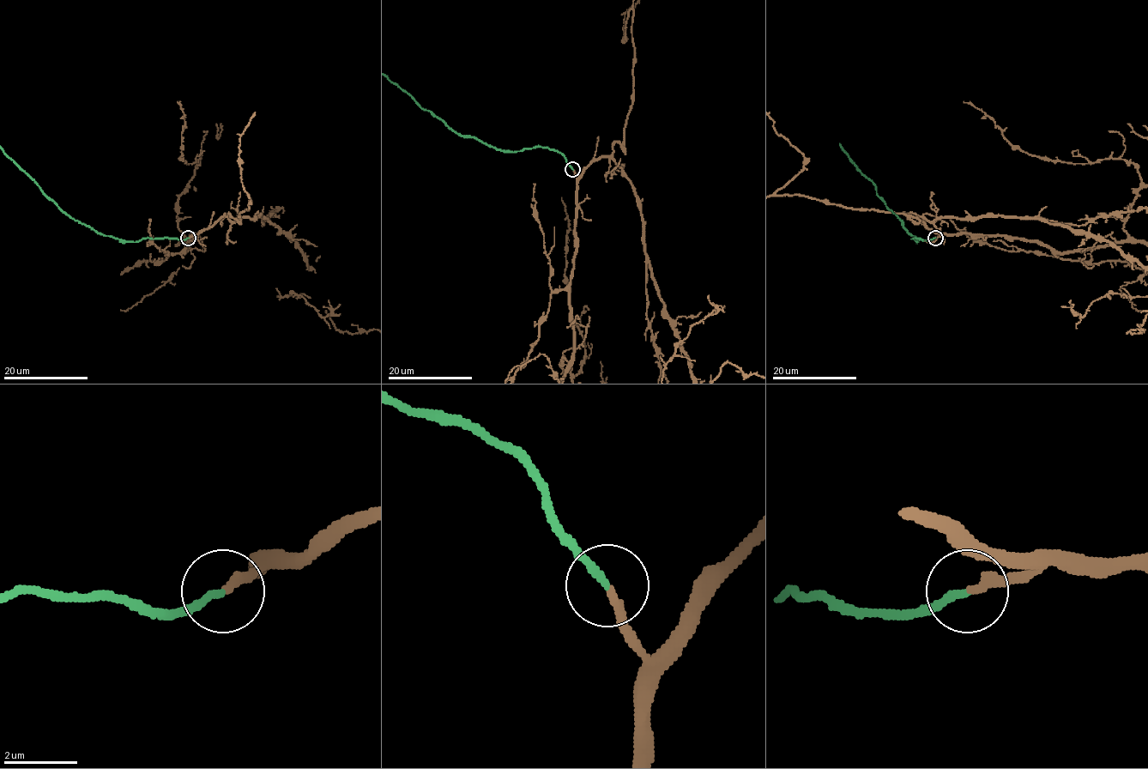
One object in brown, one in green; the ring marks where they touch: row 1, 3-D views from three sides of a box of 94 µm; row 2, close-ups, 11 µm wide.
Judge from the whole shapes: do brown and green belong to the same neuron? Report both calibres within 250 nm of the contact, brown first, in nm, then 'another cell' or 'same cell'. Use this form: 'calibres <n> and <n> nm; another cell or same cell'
calibres 220 and 200 nm; same cell

